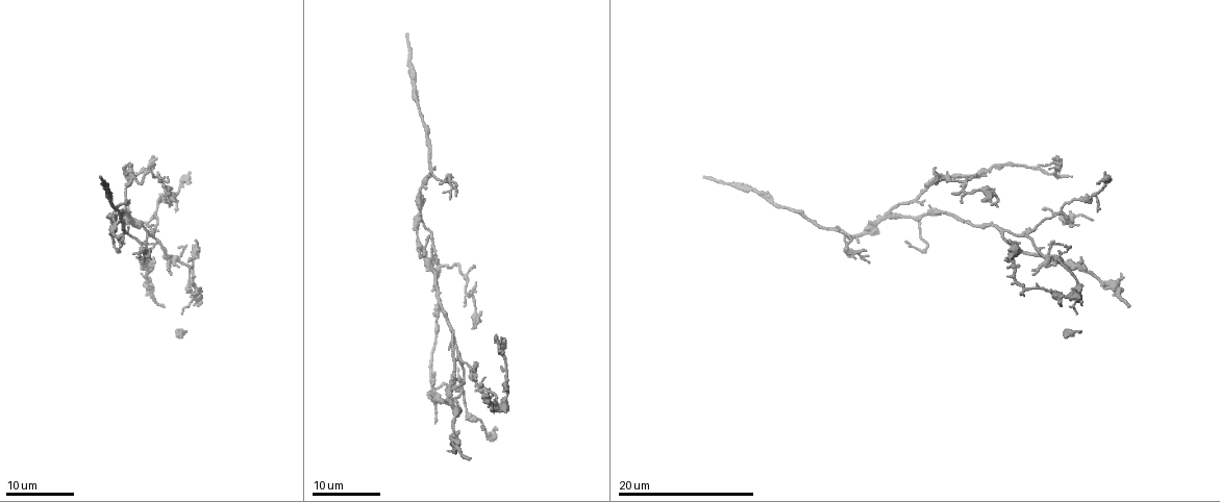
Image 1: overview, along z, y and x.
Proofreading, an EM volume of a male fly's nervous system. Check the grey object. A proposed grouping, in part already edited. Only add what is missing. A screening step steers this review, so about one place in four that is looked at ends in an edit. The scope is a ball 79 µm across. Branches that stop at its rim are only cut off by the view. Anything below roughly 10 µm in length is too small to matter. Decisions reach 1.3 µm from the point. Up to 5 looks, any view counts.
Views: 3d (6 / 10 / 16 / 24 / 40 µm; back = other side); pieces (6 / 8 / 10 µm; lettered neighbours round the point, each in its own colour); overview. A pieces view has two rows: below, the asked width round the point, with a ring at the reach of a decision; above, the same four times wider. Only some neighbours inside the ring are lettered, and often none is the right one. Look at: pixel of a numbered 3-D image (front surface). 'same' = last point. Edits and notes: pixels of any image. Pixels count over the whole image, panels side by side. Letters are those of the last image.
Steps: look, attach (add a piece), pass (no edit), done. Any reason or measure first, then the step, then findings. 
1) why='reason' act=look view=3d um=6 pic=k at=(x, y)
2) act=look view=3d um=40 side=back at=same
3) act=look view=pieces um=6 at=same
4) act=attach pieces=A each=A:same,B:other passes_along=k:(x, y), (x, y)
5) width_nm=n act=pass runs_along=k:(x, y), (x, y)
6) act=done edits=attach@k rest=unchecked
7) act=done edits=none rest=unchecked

why='an open end' act=look view=3d um=16 pic=1 at=(475, 281)

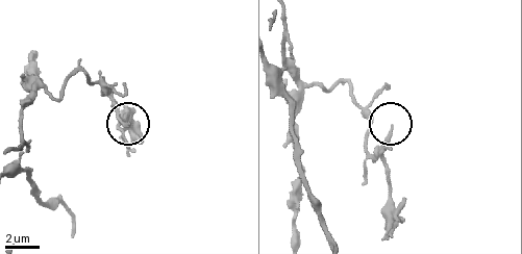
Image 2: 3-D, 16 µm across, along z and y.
act=look view=pieces um=10 pic=2 at=(393, 125)

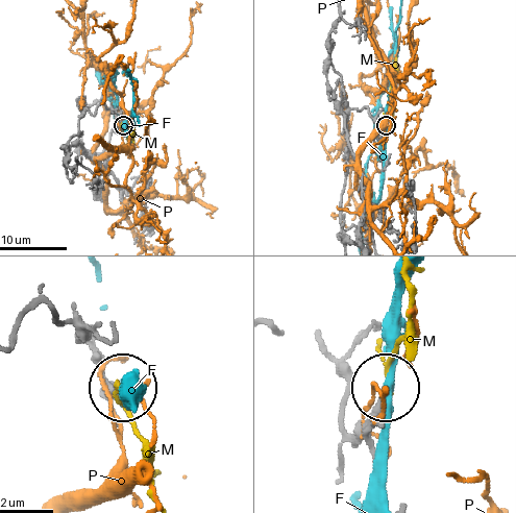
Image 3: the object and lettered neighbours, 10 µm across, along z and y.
width_nm=180 act=attach pieces=M each=F:other,M:same,P:other found='it goes on there'

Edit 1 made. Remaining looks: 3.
why='redraw' act=look view=overview

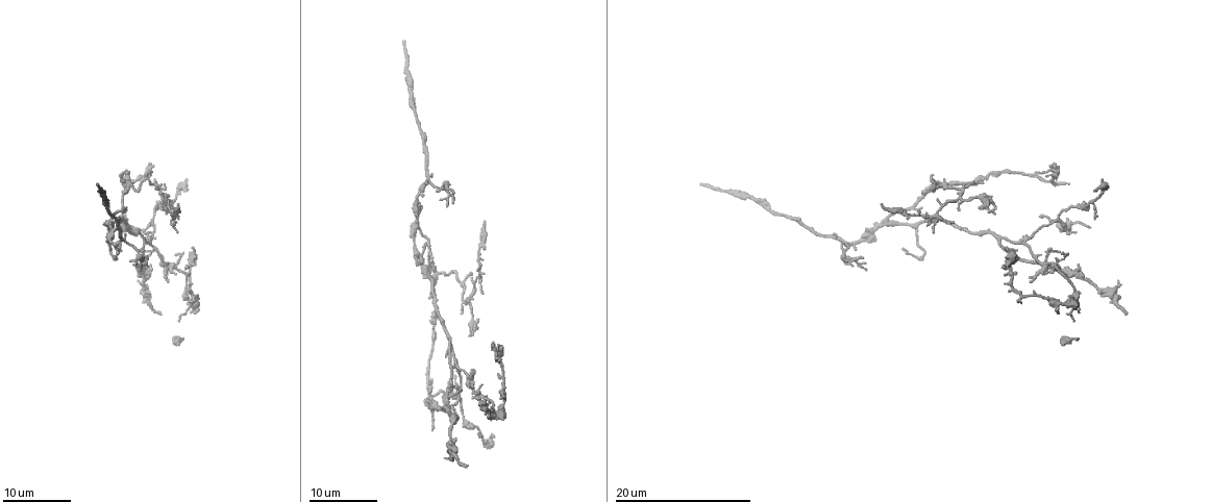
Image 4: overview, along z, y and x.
why='thin end' act=look view=3d um=16 pic=4 at=(1070, 184)

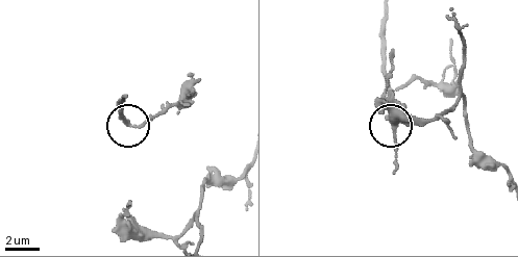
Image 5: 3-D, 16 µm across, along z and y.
act=look view=pieces um=10 at=same

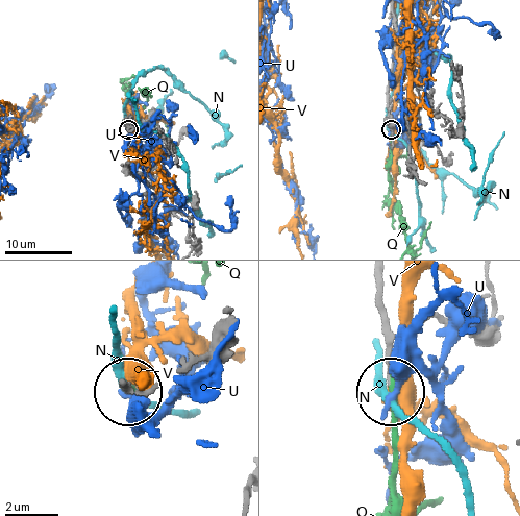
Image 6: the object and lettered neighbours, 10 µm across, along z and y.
act=attach pieces=Q each=N:other,Q:same,U:other,V:other passes_along=6:(380, 309), (394, 383), (394, 501) found='it goes on there'

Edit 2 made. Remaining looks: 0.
act=done edits=attach@3,attach@6 rest=unchecked

